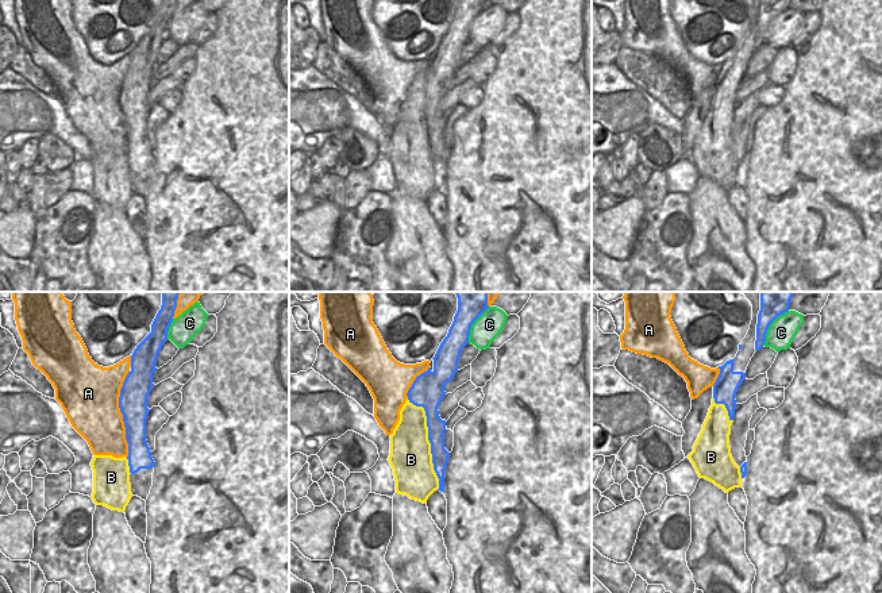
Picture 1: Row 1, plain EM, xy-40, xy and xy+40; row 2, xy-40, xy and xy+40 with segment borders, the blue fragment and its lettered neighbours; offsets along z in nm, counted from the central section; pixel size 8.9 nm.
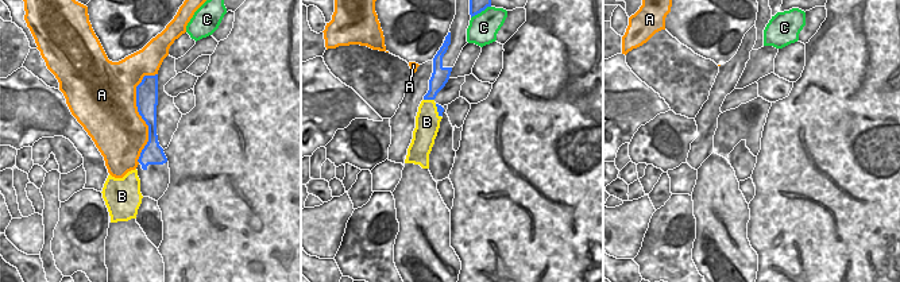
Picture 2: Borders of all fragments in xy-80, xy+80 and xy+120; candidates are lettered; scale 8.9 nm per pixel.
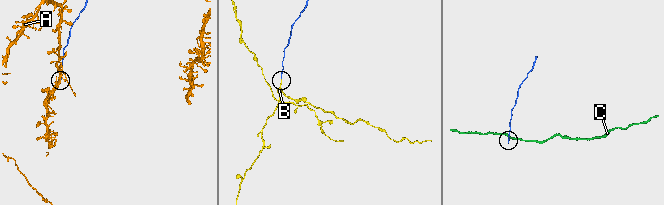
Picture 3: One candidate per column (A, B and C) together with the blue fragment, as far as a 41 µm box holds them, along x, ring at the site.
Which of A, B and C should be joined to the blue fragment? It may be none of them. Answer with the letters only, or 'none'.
none

